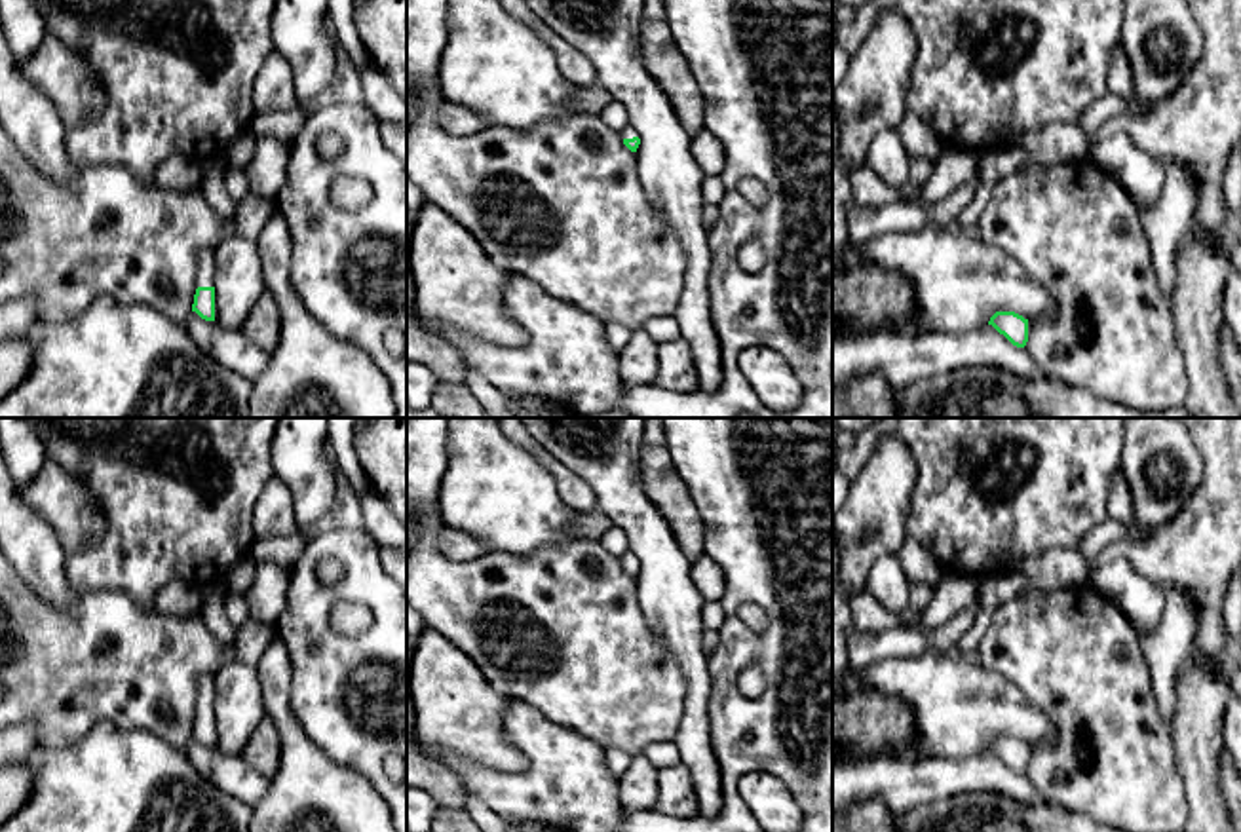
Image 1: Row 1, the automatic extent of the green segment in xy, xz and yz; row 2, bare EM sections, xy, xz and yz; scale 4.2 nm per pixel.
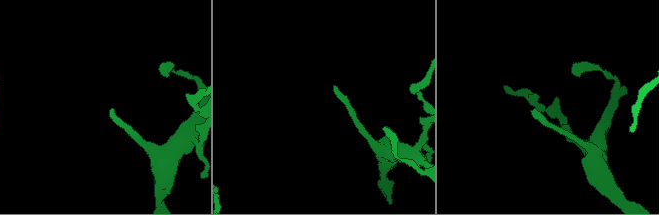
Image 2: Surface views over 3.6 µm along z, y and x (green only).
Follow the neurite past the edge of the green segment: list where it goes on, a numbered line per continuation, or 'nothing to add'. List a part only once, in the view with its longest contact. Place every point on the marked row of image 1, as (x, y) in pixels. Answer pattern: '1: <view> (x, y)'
1: xy (206, 263)

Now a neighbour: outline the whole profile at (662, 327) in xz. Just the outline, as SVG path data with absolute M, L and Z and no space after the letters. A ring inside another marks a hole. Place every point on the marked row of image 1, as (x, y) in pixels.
M656 315L646 325L644 331L658 342L671 342L680 338L680 329L675 315Z

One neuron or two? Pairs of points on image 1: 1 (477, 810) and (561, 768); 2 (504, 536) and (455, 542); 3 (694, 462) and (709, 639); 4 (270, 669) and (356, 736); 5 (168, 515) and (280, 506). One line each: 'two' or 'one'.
1: two
2: two
3: two
4: two
5: two

